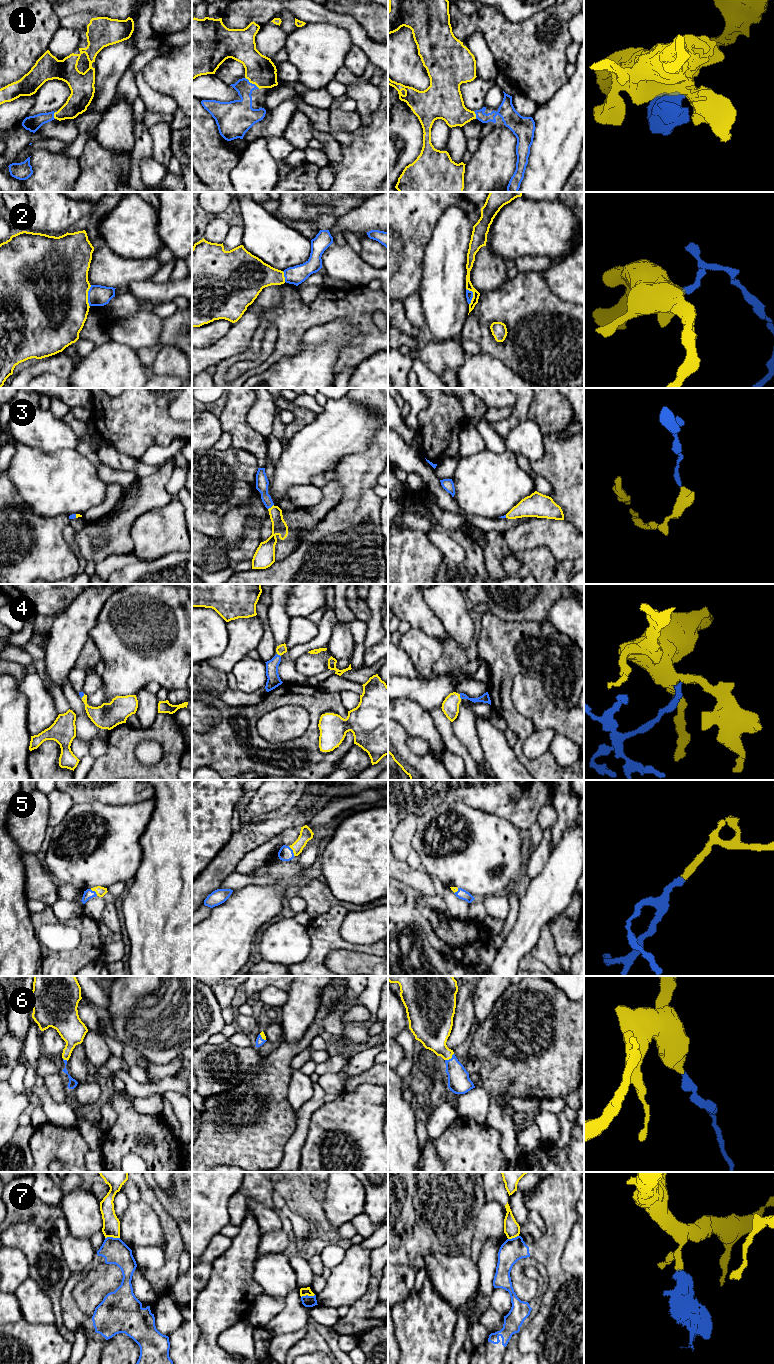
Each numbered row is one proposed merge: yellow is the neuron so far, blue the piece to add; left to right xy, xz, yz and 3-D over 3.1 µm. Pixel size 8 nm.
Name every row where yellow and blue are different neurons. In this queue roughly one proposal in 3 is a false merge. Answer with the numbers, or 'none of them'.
2, 7

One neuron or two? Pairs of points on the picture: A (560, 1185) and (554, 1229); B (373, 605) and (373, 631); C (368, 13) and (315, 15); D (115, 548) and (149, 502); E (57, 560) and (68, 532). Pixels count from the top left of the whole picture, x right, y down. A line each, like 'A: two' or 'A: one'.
A: one
B: one
C: two
D: one
E: two

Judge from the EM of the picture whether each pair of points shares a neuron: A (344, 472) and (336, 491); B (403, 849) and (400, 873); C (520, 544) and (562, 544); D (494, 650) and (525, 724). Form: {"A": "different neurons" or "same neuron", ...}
{"A": "different neurons", "B": "different neurons", "C": "same neuron", "D": "same neuron"}

